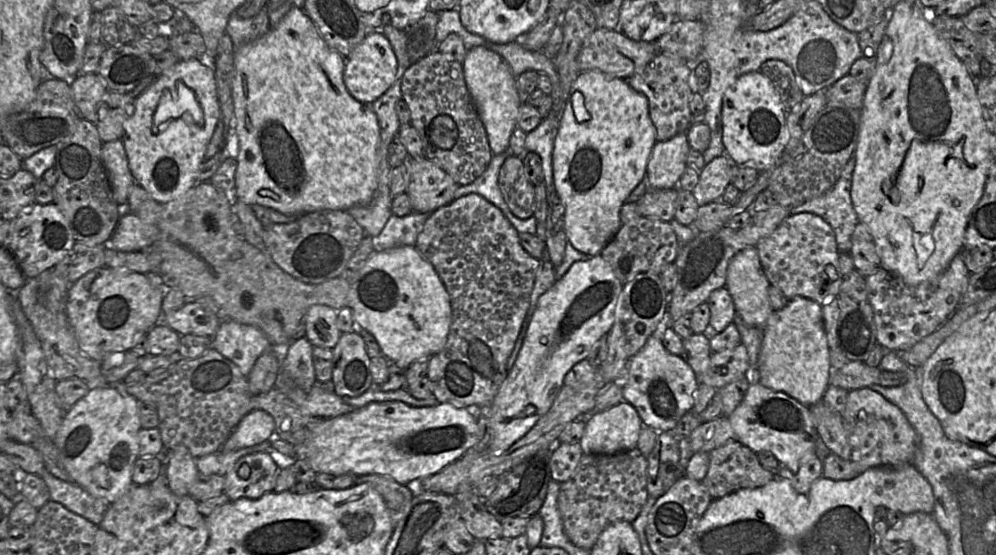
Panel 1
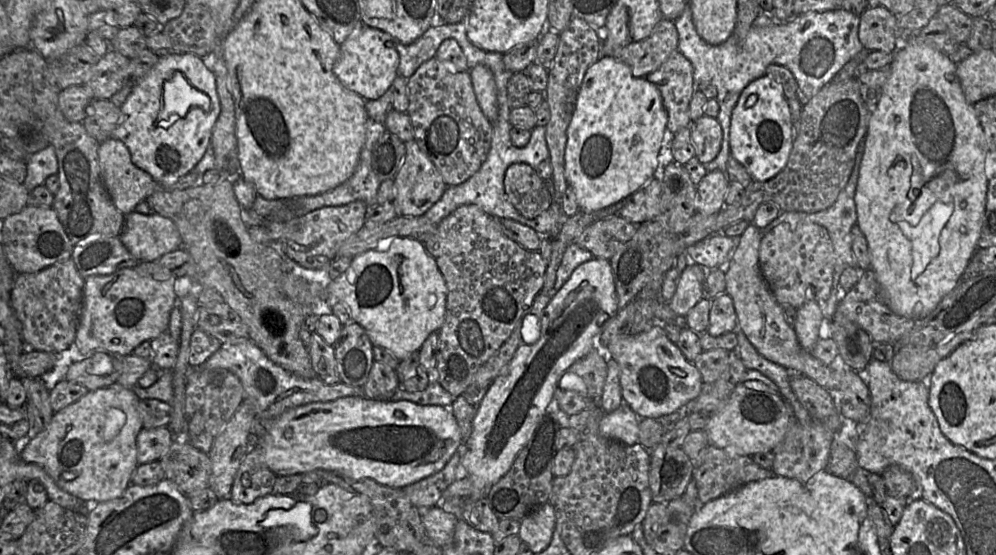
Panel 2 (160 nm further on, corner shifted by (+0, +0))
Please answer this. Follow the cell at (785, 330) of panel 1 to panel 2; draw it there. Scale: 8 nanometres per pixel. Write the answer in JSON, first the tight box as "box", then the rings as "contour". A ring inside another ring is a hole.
{"box":[794,301,826,353],"contour":[[[806,301],[797,309],[797,319],[794,323],[800,346],[812,353],[812,350],[819,339],[819,327],[826,319],[820,305],[815,301]]]}

